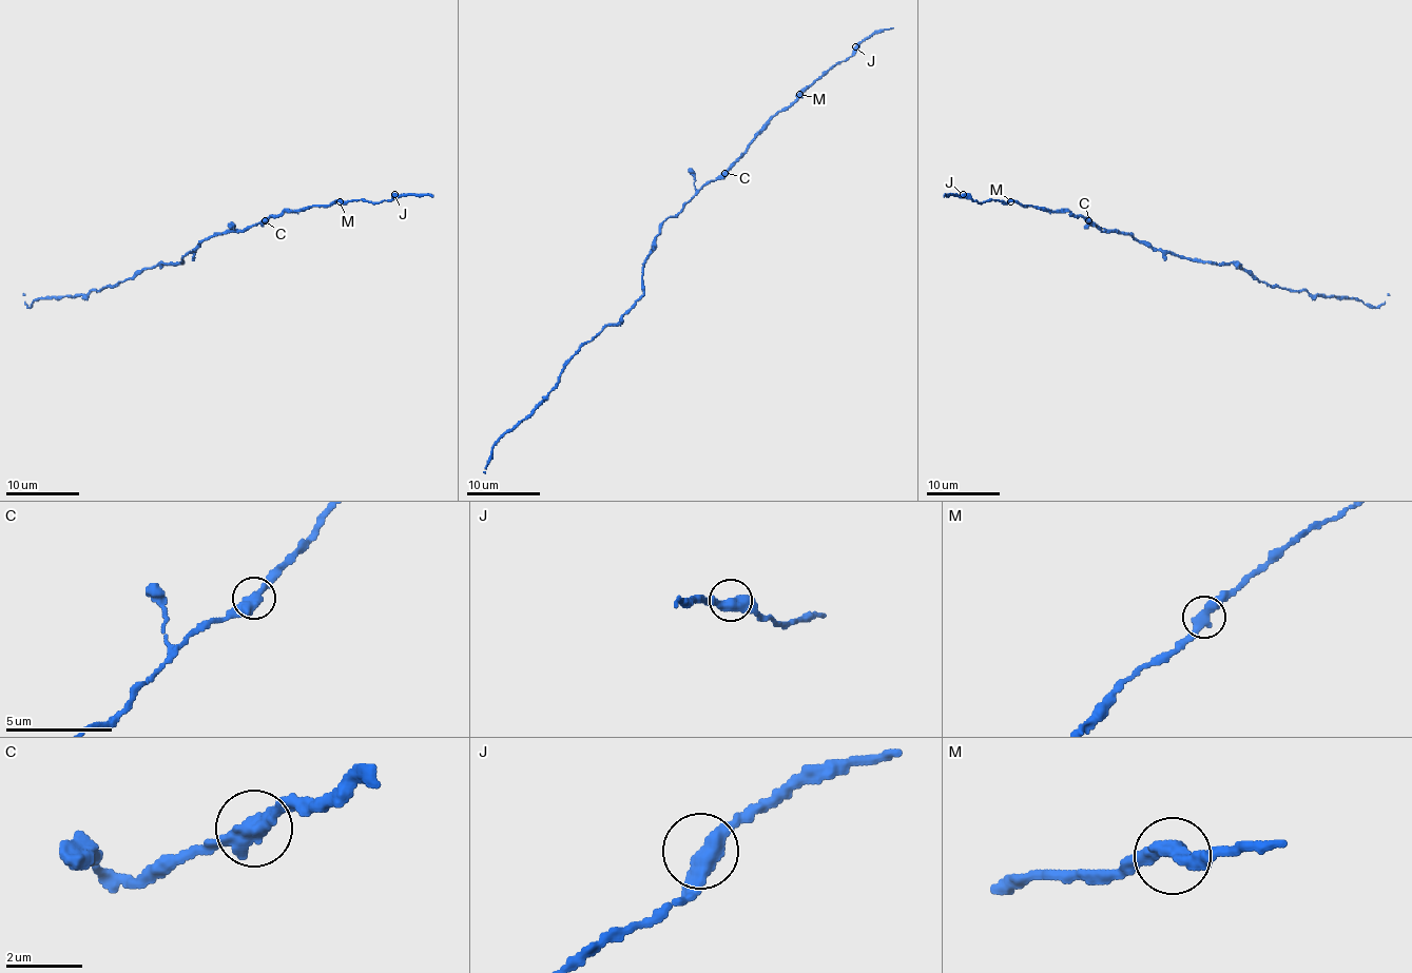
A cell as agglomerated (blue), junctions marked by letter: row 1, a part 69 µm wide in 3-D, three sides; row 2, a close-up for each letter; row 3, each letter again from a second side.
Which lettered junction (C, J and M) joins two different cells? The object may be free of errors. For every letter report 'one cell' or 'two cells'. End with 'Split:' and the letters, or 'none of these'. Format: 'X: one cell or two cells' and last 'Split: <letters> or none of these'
C: one cell
J: one cell
M: one cell
Split: none of these

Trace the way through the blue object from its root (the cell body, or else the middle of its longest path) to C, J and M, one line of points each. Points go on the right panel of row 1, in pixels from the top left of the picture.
C: (1149, 246), (1129, 235), (1102, 231), (1089, 220)
J: (1149, 246), (1129, 235), (1102, 231), (1067, 211), (1043, 211), (1016, 201), (979, 201), (963, 194)
M: (1149, 246), (1129, 235), (1102, 231), (1067, 211), (1043, 211), (1010, 201)

